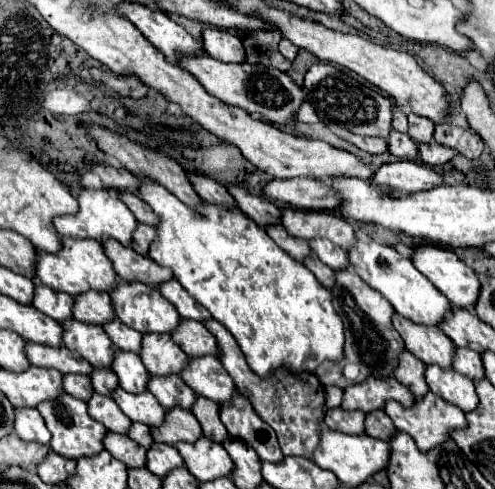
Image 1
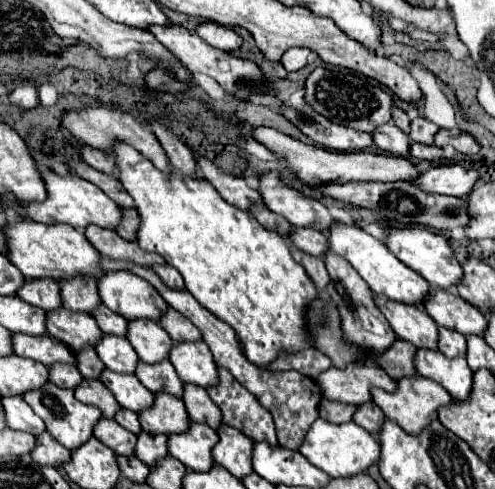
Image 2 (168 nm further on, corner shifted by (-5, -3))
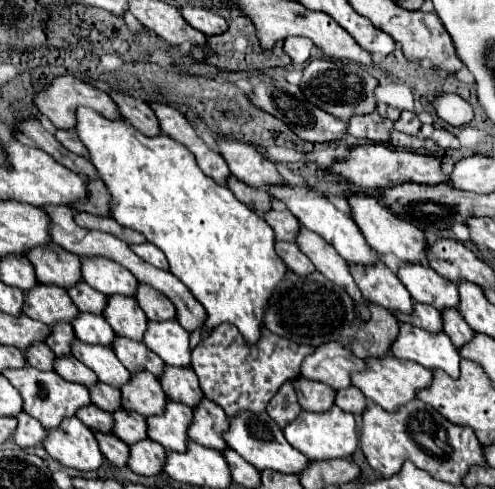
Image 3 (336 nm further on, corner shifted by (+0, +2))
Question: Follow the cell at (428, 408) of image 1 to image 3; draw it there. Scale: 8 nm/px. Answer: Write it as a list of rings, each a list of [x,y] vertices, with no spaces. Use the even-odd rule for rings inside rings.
[[[394,356],[382,358],[382,360],[366,360],[366,364],[368,364],[368,370],[356,372],[352,378],[354,380],[352,384],[362,390],[362,394],[368,398],[368,402],[382,406],[388,412],[394,412],[394,410],[398,410],[398,406],[412,402],[416,398],[416,392],[422,388],[428,388],[432,384],[432,378],[434,378],[434,374],[430,370],[422,368],[420,364],[404,362],[404,360],[398,360]]]

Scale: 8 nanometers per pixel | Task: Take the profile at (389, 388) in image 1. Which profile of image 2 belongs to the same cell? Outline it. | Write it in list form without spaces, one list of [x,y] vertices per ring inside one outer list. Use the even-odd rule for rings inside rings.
[[[349,363],[345,369],[331,365],[325,373],[319,373],[315,383],[327,399],[353,405],[371,401],[371,387],[381,387],[385,391],[395,389],[395,381],[383,369],[359,363]]]

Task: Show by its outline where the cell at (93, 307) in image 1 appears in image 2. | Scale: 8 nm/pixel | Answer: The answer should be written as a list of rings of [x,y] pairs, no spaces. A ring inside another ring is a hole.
[[[71,277],[67,281],[59,281],[59,291],[63,307],[71,311],[91,313],[91,309],[101,303],[97,295],[97,281],[93,277]]]

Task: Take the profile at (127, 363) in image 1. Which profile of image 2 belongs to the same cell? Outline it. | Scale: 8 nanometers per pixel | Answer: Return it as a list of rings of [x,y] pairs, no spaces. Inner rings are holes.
[[[103,333],[103,337],[95,343],[95,351],[99,359],[105,363],[105,367],[121,373],[133,373],[139,361],[135,349],[131,349],[131,343],[125,337]]]

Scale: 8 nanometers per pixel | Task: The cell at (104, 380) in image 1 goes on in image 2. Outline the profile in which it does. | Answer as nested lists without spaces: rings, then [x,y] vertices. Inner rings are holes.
[[[85,347],[83,351],[75,353],[75,365],[77,365],[79,373],[81,373],[83,377],[87,377],[87,379],[89,379],[89,377],[99,379],[99,373],[101,373],[101,369],[103,369],[103,361],[99,361],[95,349],[91,349],[91,347]]]

